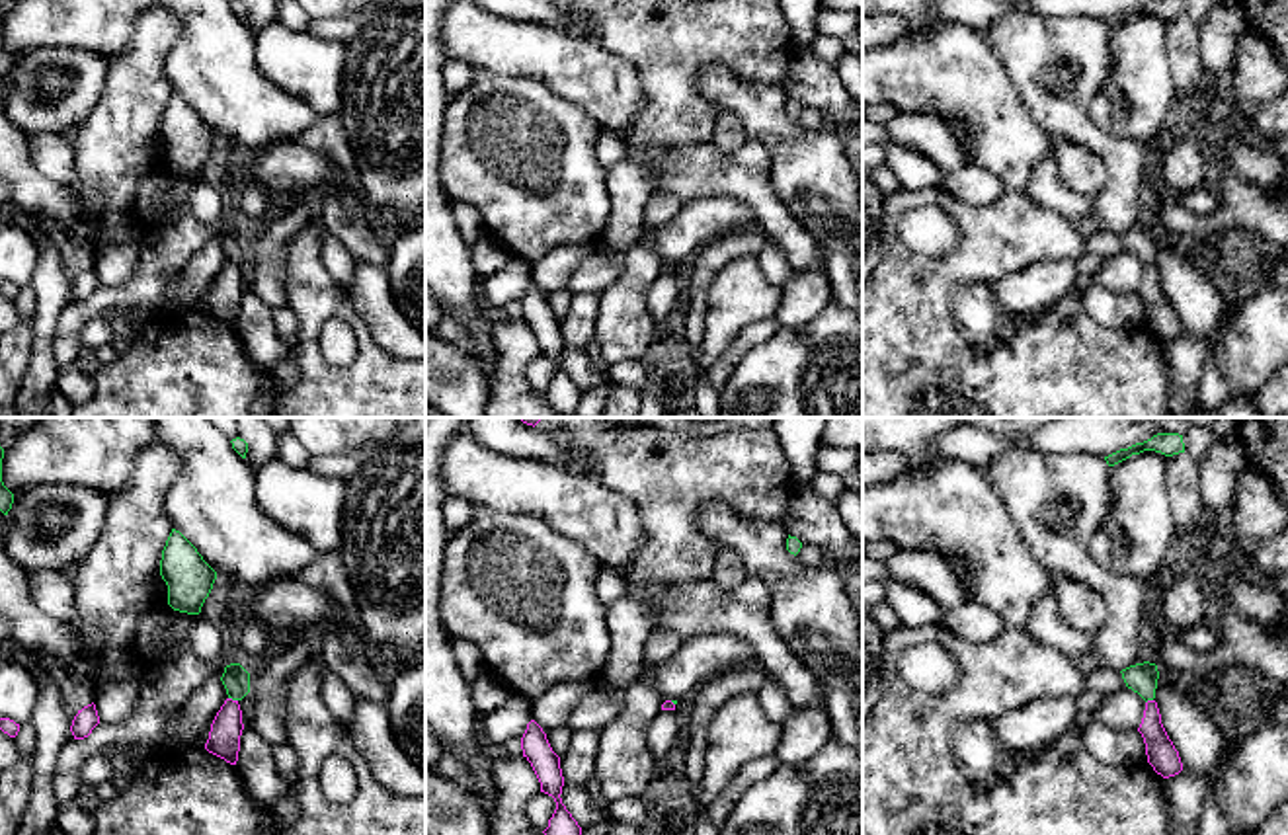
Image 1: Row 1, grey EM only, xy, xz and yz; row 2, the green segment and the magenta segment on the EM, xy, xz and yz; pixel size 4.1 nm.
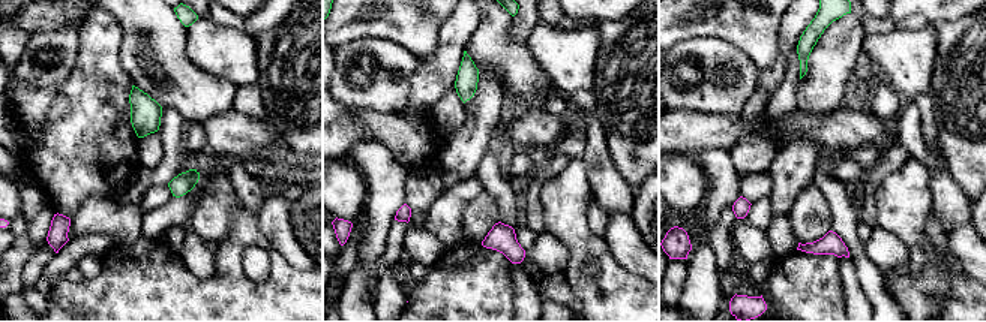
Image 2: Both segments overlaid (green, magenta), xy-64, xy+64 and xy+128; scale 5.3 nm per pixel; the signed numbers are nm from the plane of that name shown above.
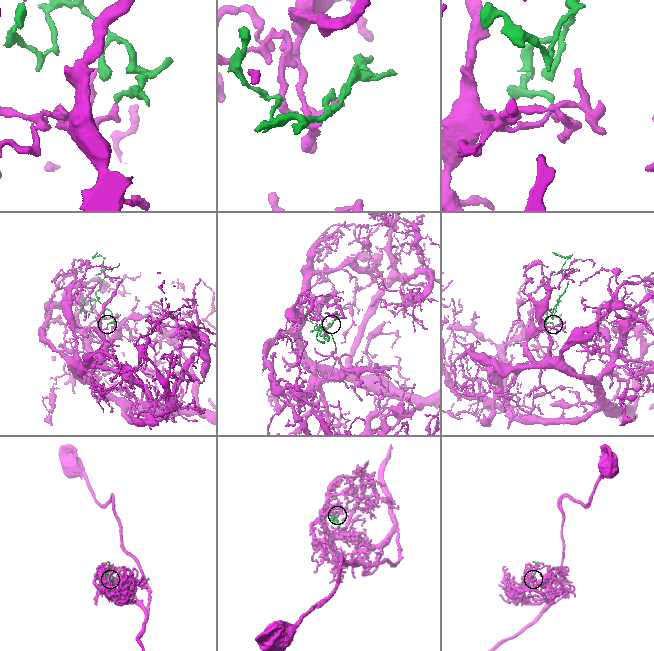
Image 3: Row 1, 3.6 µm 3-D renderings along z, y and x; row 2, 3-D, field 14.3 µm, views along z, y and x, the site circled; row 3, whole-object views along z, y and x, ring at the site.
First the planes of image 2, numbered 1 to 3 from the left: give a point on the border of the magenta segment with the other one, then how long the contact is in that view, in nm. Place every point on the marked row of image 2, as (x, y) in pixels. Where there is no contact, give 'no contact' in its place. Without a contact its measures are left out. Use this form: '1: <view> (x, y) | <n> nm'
1: no contact
2: no contact
3: no contact

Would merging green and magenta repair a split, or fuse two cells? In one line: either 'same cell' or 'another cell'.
another cell

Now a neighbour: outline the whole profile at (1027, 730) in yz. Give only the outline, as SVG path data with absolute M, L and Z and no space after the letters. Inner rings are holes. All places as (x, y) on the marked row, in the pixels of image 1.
M1077 696L1034 698L991 720L993 732L1013 759L1030 759L1081 718Z

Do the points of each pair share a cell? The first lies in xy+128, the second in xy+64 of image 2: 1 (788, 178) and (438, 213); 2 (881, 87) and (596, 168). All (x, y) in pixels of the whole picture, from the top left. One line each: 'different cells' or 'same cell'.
1: different cells
2: same cell

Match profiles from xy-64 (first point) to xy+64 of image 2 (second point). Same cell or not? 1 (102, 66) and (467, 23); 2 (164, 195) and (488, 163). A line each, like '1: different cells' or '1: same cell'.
1: same cell
2: different cells

